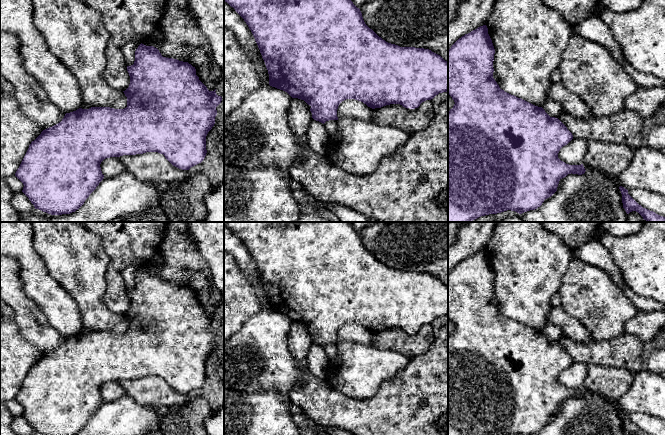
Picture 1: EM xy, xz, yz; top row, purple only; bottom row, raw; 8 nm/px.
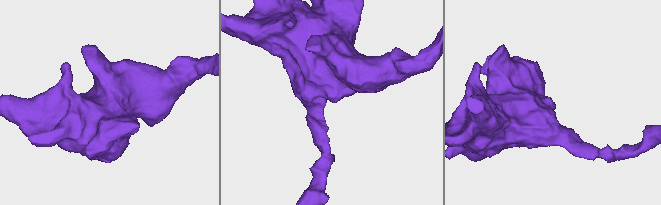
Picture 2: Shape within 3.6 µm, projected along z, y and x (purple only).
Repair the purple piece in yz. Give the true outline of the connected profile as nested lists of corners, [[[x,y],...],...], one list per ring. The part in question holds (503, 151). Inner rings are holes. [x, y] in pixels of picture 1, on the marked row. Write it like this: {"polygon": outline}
{"polygon": [[[486,25],[465,34],[448,50],[448,94],[455,102],[453,108],[448,112],[448,222],[472,222],[481,216],[497,214],[507,210],[519,214],[535,210],[542,205],[545,199],[551,197],[557,191],[559,181],[562,178],[571,173],[582,175],[586,171],[583,164],[569,165],[558,158],[560,149],[573,139],[572,133],[558,118],[550,117],[542,107],[511,95],[499,87],[493,78],[494,54],[495,49]]]}

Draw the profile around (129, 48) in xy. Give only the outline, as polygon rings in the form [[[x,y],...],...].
[[[131,40],[121,47],[127,66],[134,64],[135,51],[140,44],[138,40]]]

